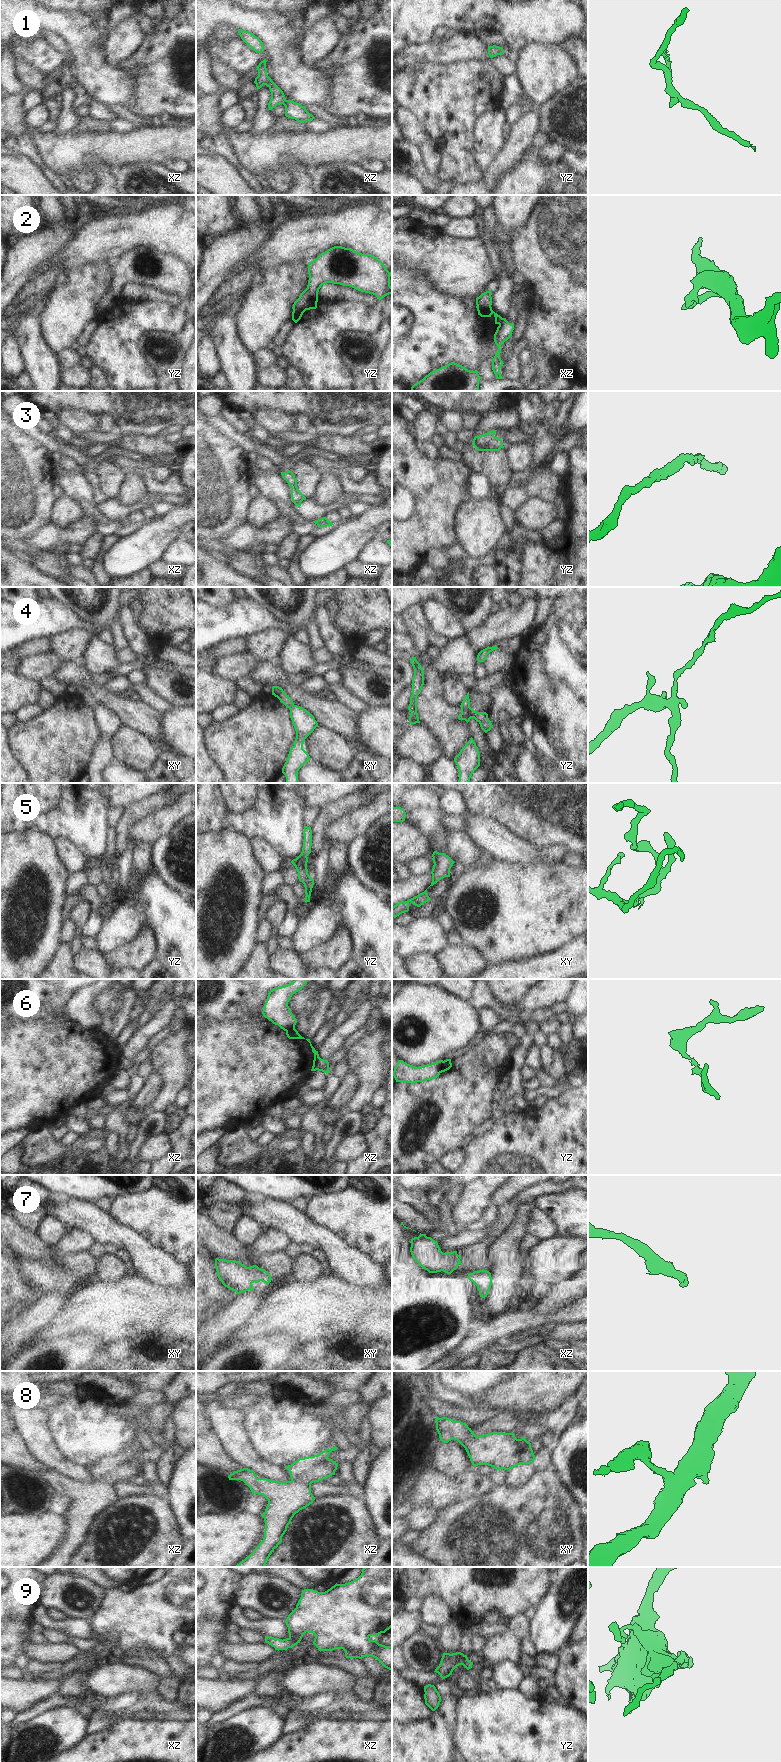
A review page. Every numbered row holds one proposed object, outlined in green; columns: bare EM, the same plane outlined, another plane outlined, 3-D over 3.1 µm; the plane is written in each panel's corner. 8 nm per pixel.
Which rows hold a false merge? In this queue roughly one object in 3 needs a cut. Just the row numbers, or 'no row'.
2, 6

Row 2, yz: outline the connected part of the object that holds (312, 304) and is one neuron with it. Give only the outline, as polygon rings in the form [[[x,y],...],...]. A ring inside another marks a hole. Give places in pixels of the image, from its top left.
[[[318,296],[312,297],[312,298],[309,300],[308,306],[307,306],[307,308],[306,308],[305,310],[303,310],[303,311],[300,312],[300,313],[296,313],[296,312],[294,312],[294,311],[292,312],[292,320],[293,320],[295,323],[297,323],[297,322],[301,319],[303,313],[304,313],[306,310],[316,309],[316,308],[317,308],[317,302],[318,302]]]

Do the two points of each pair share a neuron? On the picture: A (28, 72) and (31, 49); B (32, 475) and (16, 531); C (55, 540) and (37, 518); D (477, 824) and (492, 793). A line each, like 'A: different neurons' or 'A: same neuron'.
A: different neurons
B: same neuron
C: different neurons
D: different neurons

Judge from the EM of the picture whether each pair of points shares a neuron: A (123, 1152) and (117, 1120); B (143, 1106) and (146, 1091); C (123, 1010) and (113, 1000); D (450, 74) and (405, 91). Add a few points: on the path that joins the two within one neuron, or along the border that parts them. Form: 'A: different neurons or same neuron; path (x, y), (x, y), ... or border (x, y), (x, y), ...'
A: same neuron; path (121, 1144), (121, 1128)
B: same neuron; path (143, 1102), (146, 1095)
C: different neurons; border (125, 989), (119, 1007), (101, 1019)
D: same neuron; path (439, 84), (425, 84), (420, 89), (416, 89)

